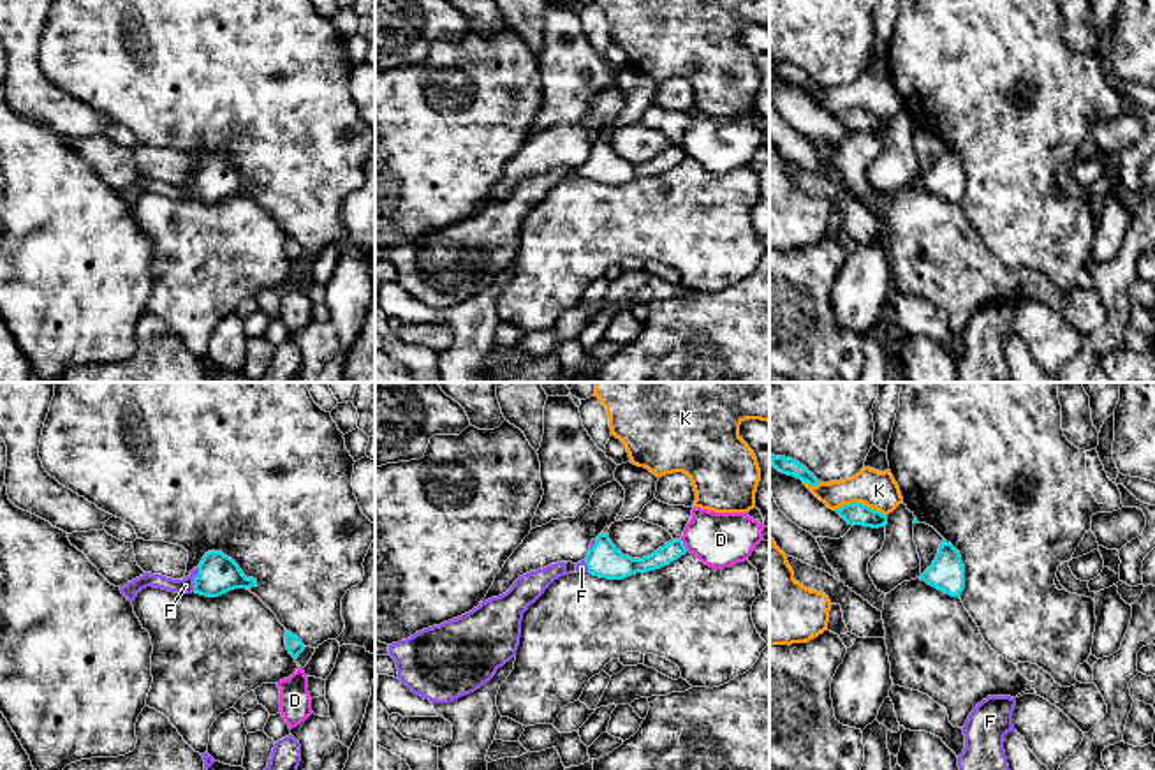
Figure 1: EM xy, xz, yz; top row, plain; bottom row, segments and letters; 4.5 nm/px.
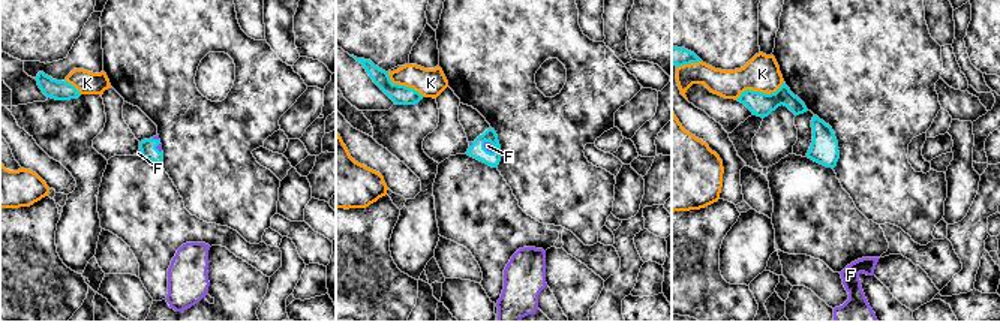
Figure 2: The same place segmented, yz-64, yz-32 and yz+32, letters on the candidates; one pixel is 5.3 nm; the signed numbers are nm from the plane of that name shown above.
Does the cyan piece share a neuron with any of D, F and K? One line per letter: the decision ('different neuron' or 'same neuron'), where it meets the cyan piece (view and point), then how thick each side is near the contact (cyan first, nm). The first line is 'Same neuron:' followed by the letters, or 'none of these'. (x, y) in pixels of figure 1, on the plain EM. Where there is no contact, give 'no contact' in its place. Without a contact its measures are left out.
Same neuron: F
D: different neuron | xz (684, 150) | 90/260 nm
F: same neuron | xy (194, 185) | 180/70 nm
K: different neuron | yz (860, 108) | 110/170 nm

